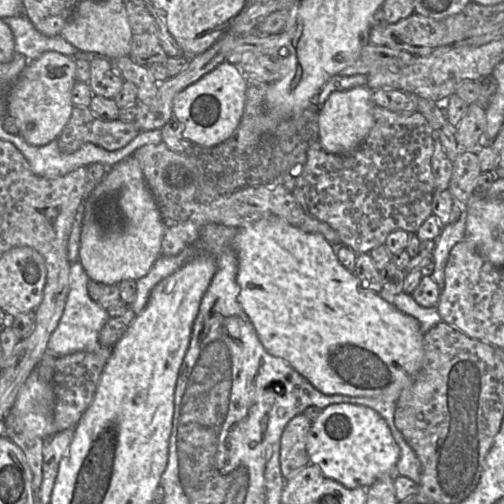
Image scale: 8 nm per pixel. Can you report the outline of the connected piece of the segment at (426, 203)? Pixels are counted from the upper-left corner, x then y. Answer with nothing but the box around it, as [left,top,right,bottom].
[292,106,434,254]

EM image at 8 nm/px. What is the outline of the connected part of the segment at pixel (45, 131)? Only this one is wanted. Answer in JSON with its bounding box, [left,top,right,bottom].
[8,52,76,146]

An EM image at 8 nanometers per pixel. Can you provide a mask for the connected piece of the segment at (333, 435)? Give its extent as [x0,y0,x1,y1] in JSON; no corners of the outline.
[306,403,400,489]

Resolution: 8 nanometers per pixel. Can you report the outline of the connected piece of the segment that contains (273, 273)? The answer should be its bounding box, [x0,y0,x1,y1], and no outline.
[232,216,424,402]

